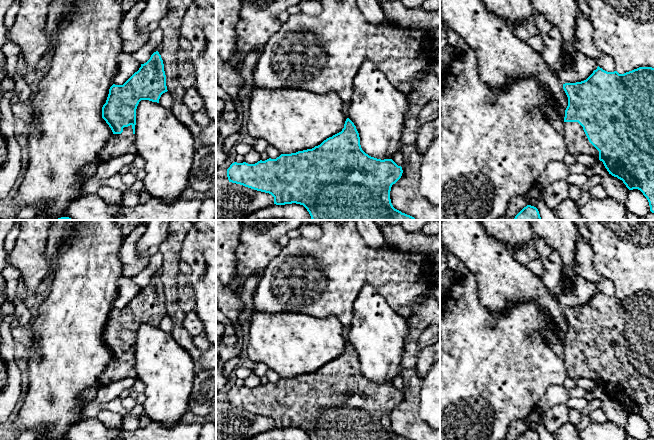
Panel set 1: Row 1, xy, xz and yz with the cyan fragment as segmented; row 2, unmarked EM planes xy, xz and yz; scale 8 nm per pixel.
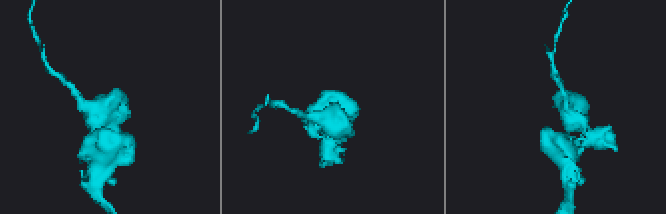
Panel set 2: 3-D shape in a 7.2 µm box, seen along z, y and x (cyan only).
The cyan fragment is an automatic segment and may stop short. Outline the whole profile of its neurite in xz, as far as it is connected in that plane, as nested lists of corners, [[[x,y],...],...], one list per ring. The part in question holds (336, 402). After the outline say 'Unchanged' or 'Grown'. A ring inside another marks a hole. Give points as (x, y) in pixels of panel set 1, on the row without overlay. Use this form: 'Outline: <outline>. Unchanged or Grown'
Outline: [[[349,342],[341,356],[312,373],[255,388],[234,386],[227,393],[229,406],[269,417],[276,429],[303,429],[310,440],[410,440],[395,433],[390,423],[391,411],[402,397],[392,383],[377,383],[362,374],[359,357]]]. Unchanged

